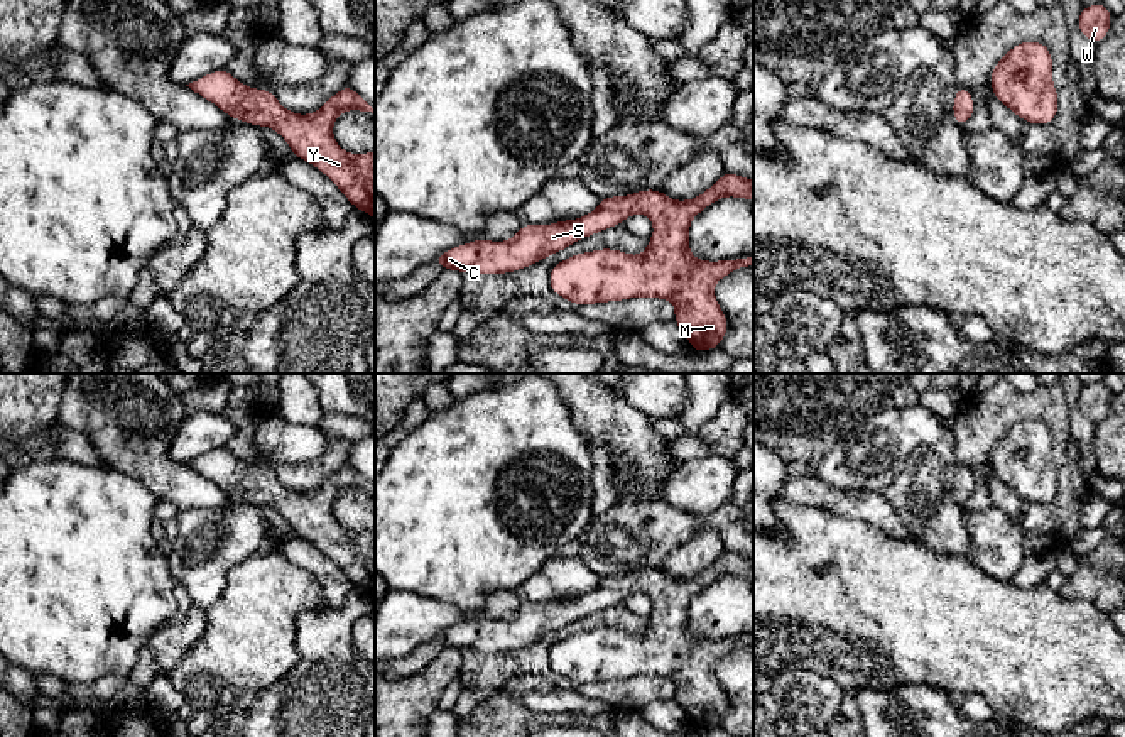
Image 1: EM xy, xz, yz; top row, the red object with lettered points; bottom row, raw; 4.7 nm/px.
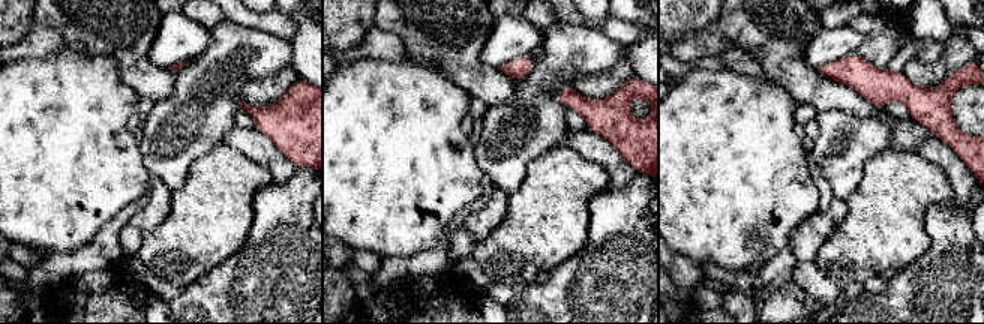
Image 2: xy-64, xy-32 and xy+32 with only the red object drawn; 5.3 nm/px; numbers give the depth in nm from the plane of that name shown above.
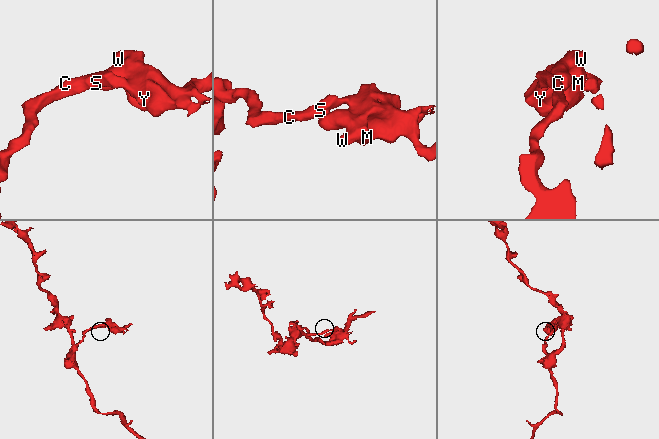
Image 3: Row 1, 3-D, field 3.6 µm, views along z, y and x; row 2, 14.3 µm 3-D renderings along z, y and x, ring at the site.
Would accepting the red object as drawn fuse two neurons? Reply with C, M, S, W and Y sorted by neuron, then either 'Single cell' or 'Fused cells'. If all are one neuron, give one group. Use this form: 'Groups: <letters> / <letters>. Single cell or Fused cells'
Groups: C M S W Y. Single cell

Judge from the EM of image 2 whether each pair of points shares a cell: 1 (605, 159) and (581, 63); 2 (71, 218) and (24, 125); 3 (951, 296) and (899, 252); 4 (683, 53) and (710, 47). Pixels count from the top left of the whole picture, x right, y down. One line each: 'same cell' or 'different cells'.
1: different cells
2: same cell
3: different cells
4: same cell

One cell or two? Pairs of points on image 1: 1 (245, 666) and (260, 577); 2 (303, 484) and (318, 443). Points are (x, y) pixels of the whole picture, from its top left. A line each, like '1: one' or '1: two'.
1: one
2: two

